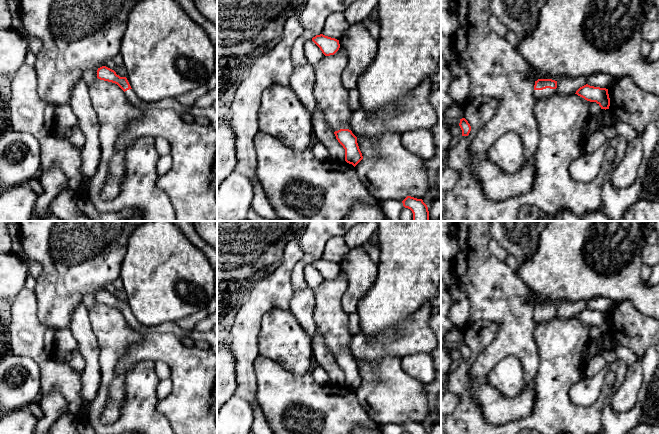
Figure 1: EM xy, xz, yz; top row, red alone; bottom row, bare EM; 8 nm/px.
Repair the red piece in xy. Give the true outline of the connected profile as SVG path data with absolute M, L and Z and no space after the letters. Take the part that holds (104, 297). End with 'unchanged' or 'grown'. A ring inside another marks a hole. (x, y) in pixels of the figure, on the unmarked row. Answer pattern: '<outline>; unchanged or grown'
M106 290L98 292L97 302L117 308L124 315L128 325L138 333L172 333L179 339L188 337L194 342L205 341L210 344L210 350L217 354L217 332L213 330L199 332L193 329L187 331L180 328L176 322L167 322L153 327L144 326L136 320L126 301L120 301L114 294Z; grown

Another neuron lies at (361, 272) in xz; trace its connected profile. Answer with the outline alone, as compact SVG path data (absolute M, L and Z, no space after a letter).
M363 246L350 249L346 258L339 263L348 282L346 291L341 296L341 306L348 314L357 313L358 303L374 285L378 276L375 264Z

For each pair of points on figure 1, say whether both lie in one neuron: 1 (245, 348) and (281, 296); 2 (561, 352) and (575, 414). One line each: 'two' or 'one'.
1: one
2: one

